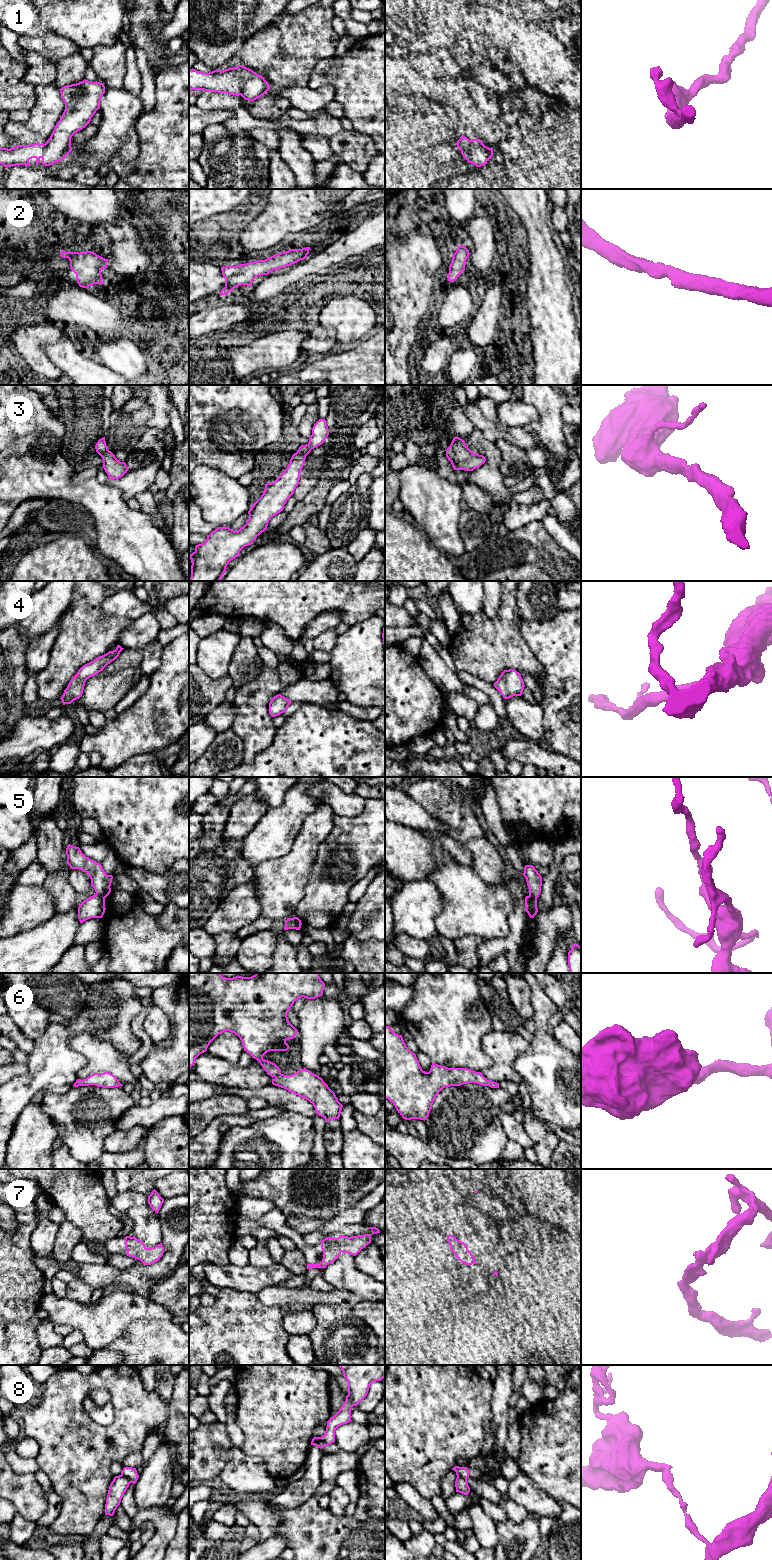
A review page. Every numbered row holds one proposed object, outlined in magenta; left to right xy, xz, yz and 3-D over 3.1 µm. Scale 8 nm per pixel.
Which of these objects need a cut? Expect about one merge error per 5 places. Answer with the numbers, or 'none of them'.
5, 8

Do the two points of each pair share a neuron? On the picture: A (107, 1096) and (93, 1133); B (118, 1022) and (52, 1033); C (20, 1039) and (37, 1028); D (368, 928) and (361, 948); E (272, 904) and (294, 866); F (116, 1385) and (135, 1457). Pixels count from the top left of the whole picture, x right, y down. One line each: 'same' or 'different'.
A: same
B: same
C: different
D: different
E: same
F: different

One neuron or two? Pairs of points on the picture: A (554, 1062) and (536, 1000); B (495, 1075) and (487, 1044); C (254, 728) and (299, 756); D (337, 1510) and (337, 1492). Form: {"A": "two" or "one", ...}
{"A": "one", "B": "one", "C": "two", "D": "one"}

